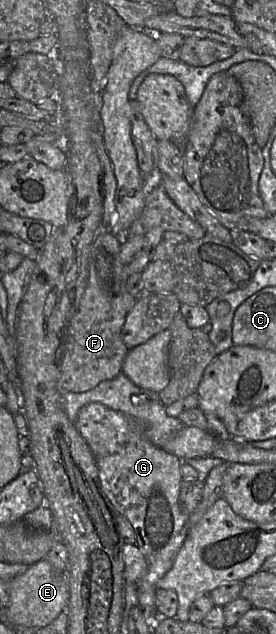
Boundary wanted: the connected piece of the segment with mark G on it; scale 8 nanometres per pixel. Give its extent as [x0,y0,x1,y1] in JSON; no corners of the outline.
[75,402,189,617]

